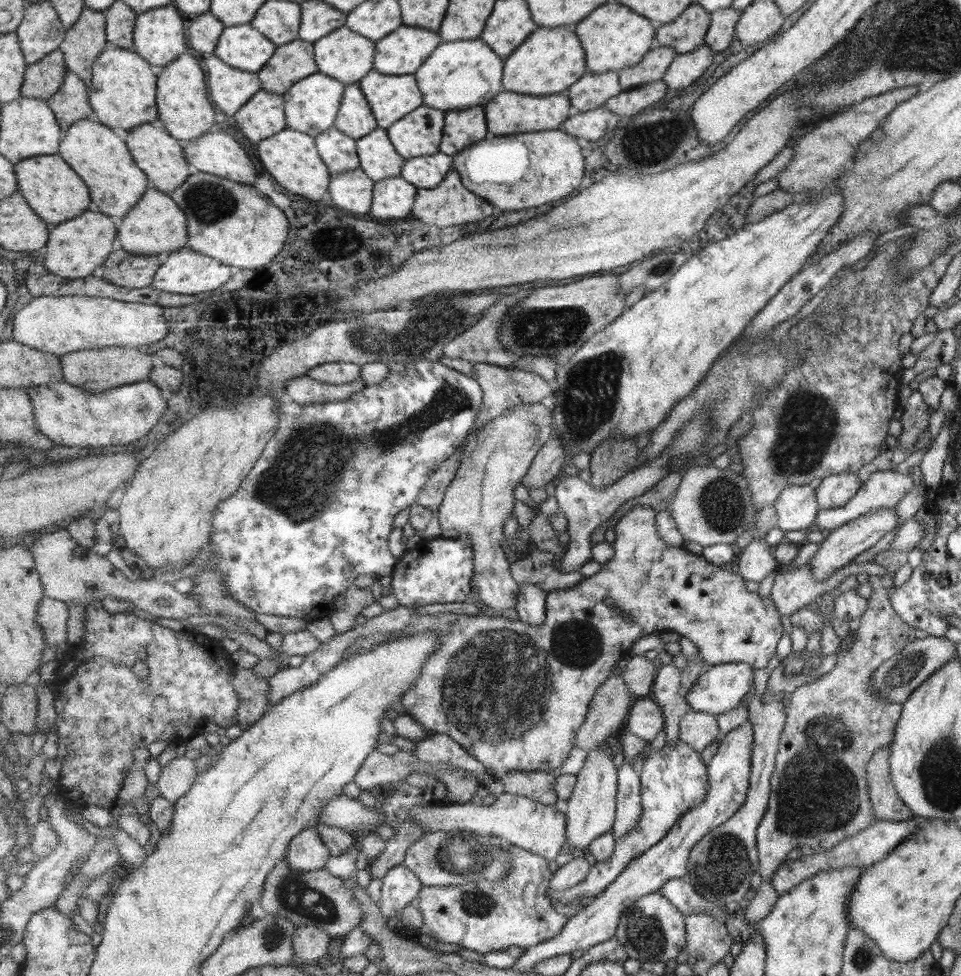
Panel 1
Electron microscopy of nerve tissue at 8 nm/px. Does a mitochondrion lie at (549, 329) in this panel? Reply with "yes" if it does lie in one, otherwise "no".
yes

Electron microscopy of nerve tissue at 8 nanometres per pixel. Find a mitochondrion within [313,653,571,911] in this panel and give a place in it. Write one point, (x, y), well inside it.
(463, 854)

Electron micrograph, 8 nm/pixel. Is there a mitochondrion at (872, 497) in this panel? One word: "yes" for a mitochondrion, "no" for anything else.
no

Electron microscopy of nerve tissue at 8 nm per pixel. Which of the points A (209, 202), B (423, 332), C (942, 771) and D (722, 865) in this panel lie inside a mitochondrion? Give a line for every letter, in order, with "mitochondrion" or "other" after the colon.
A: mitochondrion
B: mitochondrion
C: mitochondrion
D: mitochondrion

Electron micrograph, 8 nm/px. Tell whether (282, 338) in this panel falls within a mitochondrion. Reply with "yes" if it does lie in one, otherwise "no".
no

